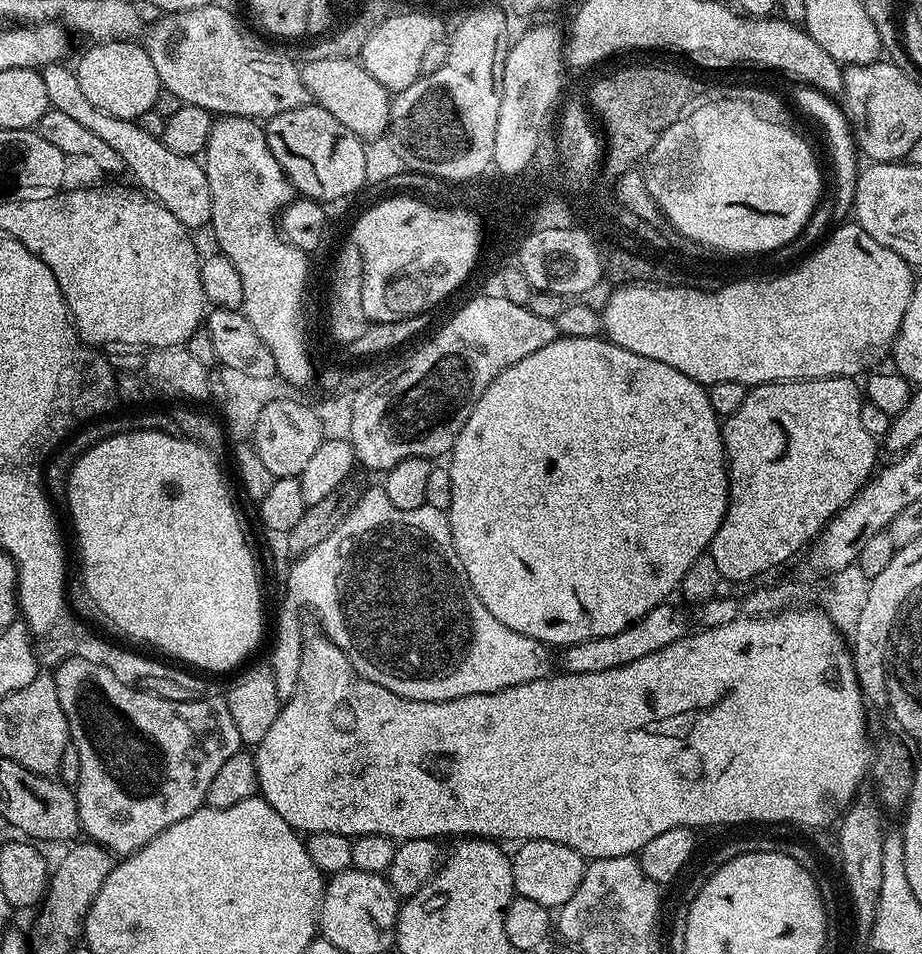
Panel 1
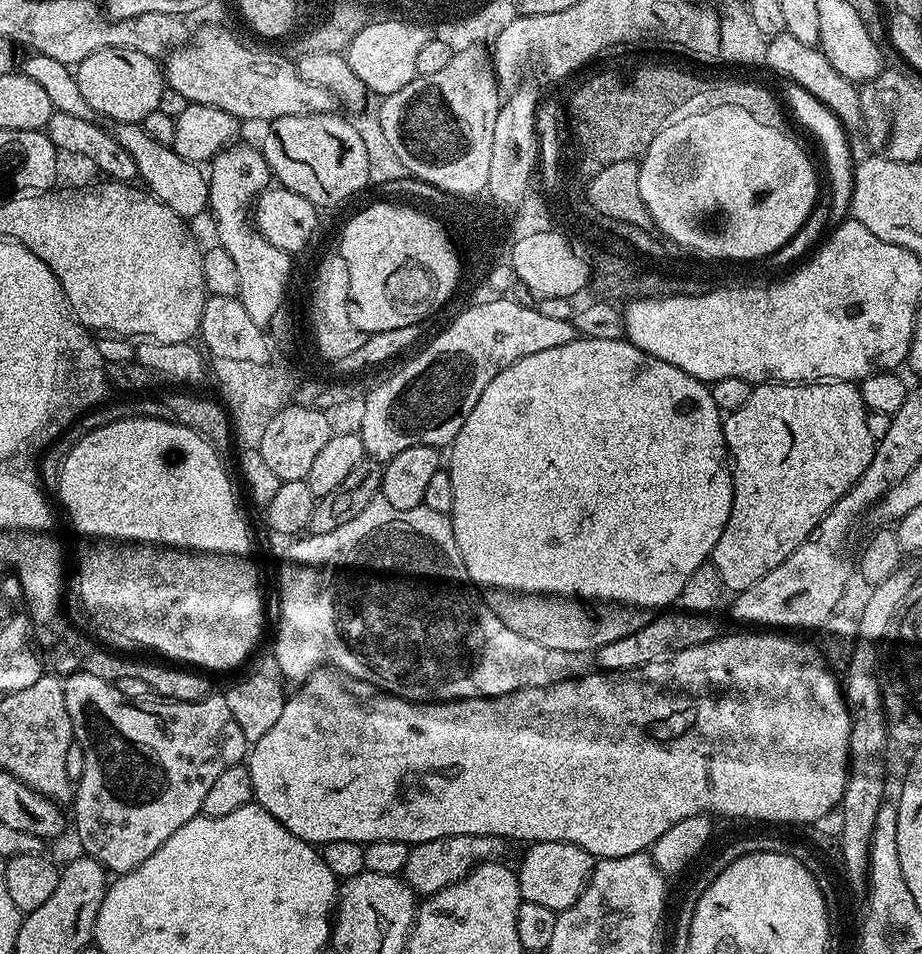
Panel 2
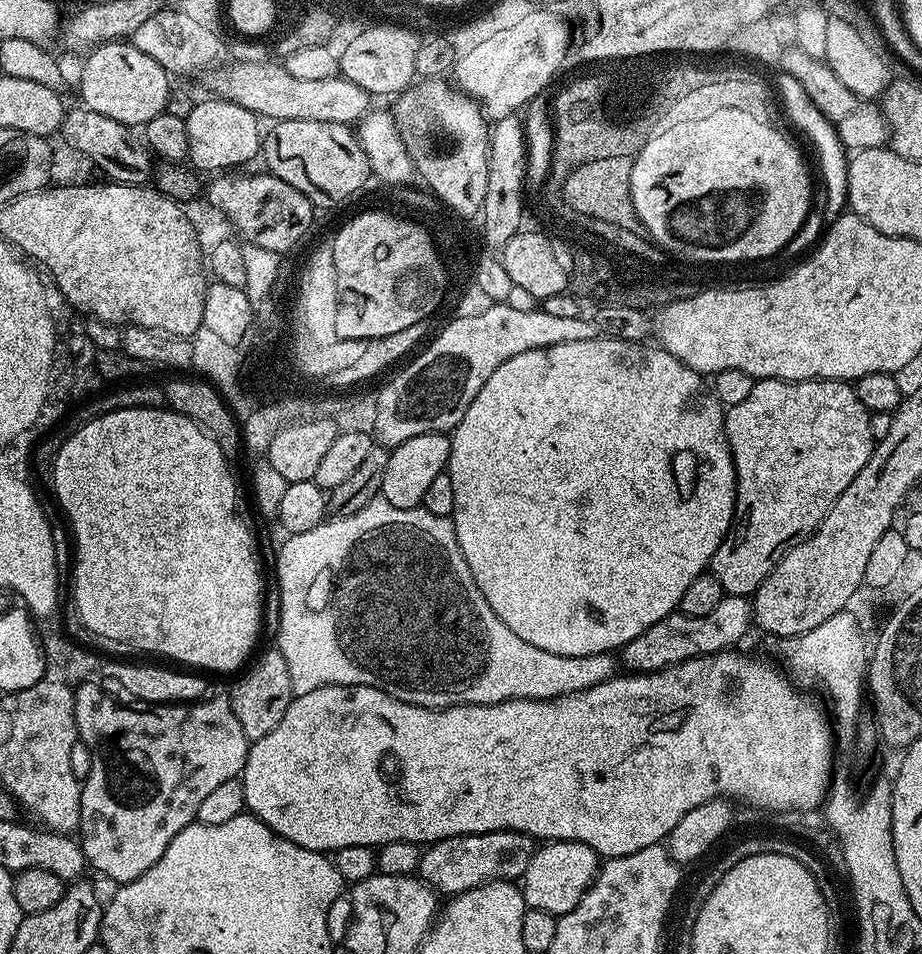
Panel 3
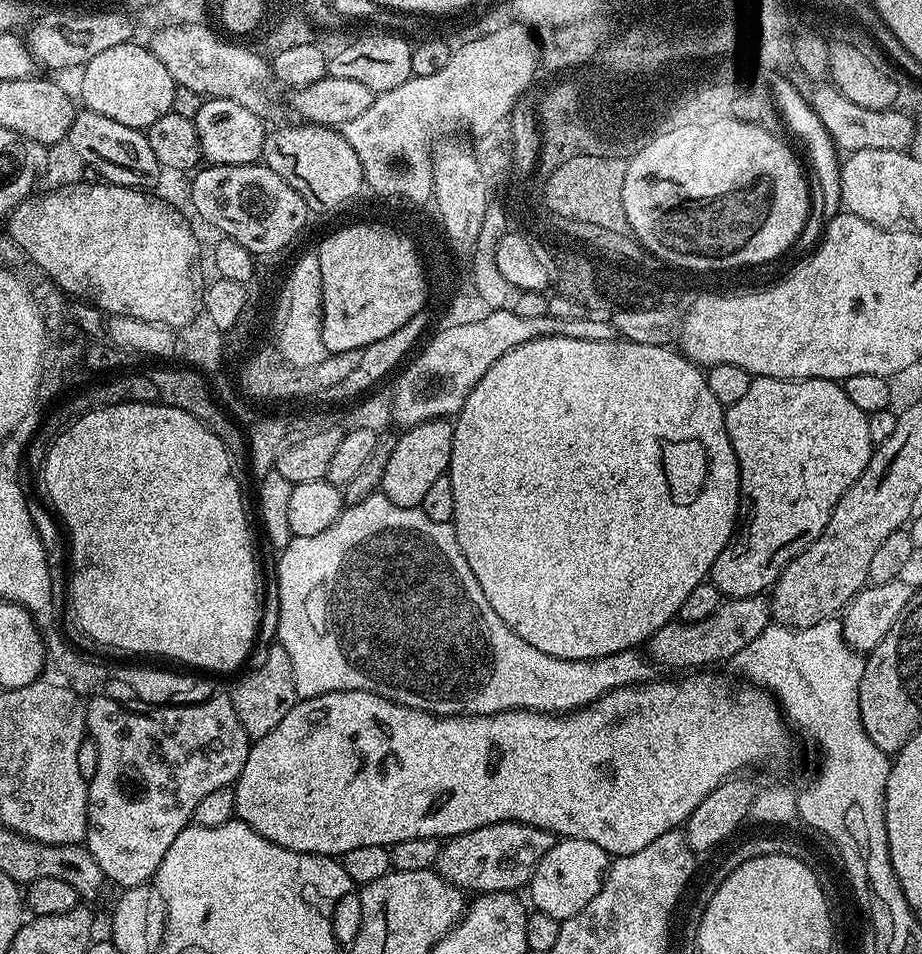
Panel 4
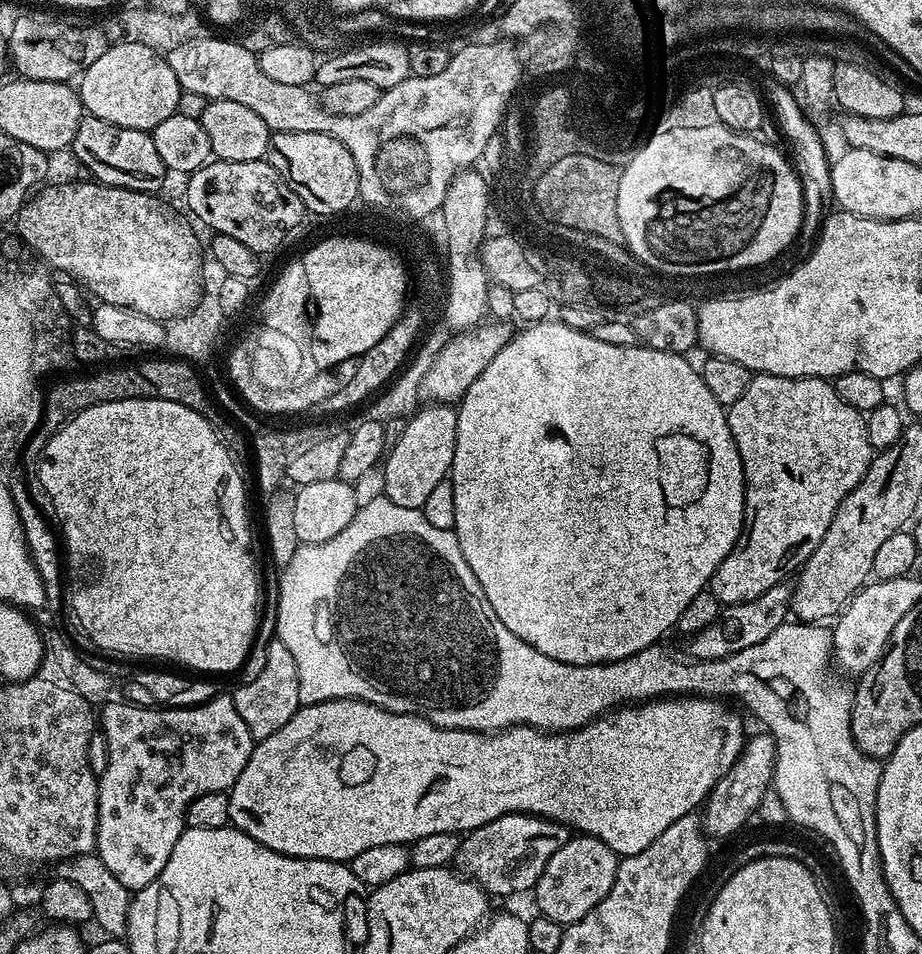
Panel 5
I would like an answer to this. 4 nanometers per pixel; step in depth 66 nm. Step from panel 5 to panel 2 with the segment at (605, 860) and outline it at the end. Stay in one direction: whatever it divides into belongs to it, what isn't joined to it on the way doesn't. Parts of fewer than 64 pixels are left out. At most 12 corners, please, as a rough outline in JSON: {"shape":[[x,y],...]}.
{"shape":[[532,842],[521,897],[557,914],[582,894],[594,857],[576,844]]}

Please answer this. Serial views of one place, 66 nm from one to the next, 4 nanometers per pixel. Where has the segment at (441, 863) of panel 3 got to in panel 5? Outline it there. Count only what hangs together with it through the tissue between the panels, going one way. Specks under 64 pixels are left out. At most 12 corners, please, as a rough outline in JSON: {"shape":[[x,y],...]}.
{"shape":[[506,814],[461,839],[455,871],[489,897],[531,893],[570,839]]}

